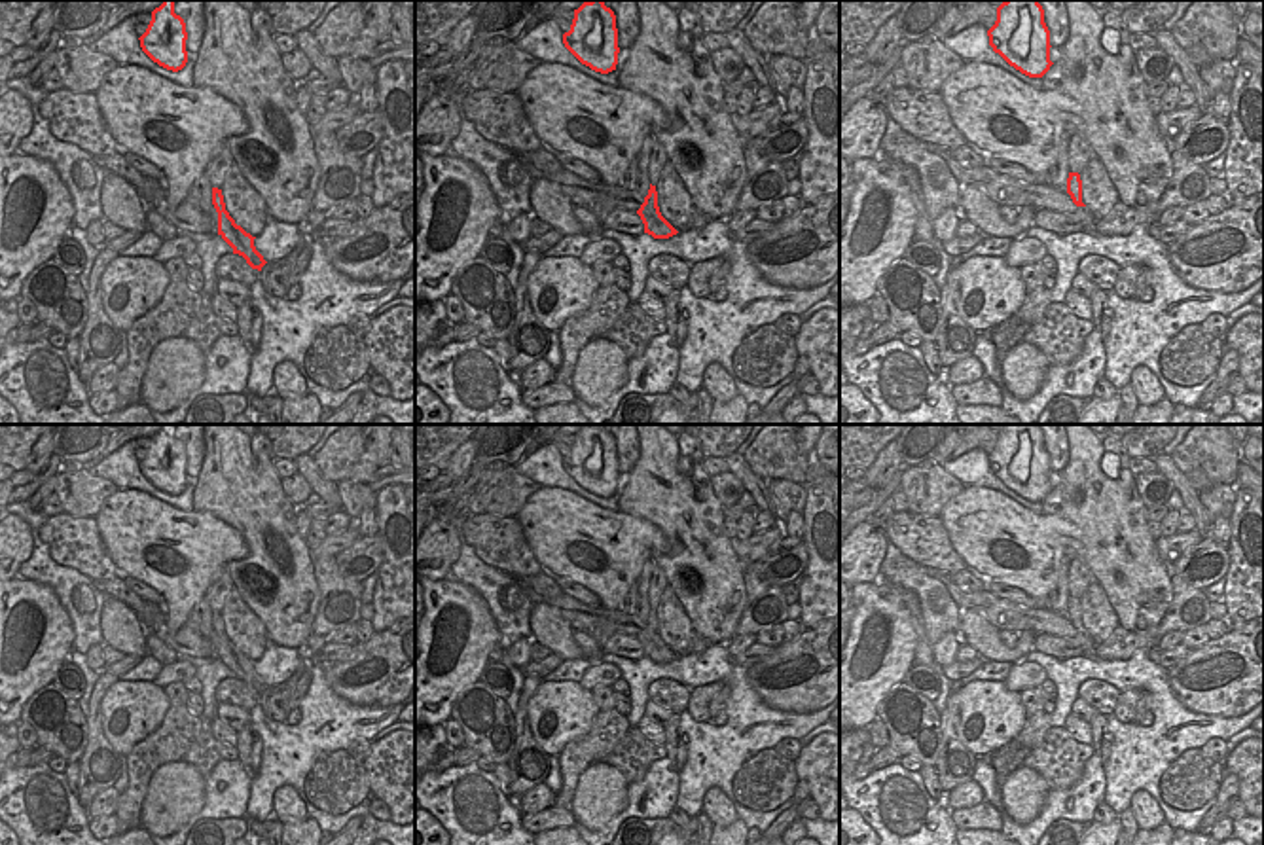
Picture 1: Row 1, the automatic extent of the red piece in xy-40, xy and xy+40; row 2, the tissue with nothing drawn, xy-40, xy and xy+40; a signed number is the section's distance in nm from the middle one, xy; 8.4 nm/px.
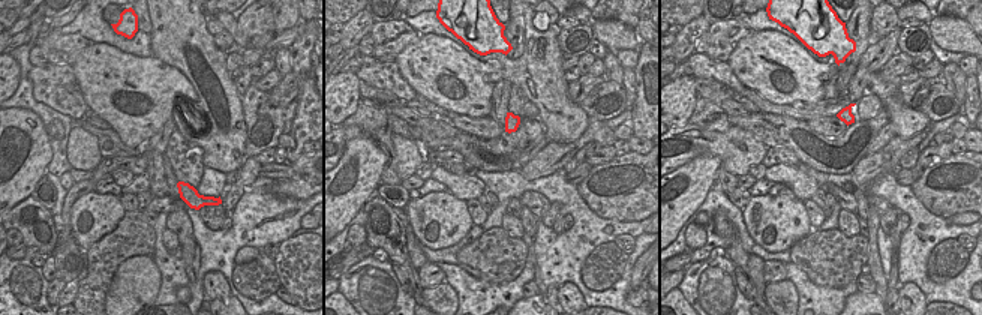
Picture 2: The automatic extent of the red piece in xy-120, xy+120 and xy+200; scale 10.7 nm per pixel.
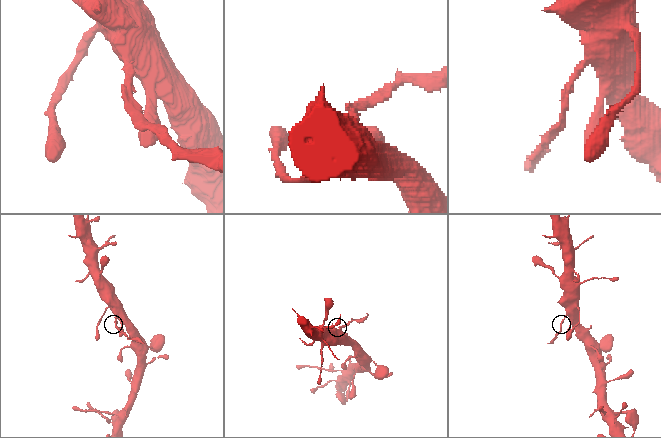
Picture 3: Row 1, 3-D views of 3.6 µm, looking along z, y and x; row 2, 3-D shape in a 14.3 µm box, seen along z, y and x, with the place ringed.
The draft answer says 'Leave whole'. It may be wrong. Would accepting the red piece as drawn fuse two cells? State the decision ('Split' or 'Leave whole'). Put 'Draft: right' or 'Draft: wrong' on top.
Draft: wrong
Split.

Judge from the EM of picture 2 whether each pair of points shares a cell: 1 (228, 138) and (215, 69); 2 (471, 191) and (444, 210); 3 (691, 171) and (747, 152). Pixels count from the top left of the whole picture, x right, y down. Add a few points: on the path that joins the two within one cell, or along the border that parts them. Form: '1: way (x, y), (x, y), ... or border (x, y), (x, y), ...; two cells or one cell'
1: way (230, 122), (230, 110), (218, 96), (218, 86); one cell
2: border (447, 189), (465, 201); two cells
3: border (721, 159), (717, 156), (694, 156), (685, 164); two cells

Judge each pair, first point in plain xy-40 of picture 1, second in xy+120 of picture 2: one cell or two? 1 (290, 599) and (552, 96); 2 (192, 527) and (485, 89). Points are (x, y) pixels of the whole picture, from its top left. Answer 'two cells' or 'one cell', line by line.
1: one cell
2: one cell

